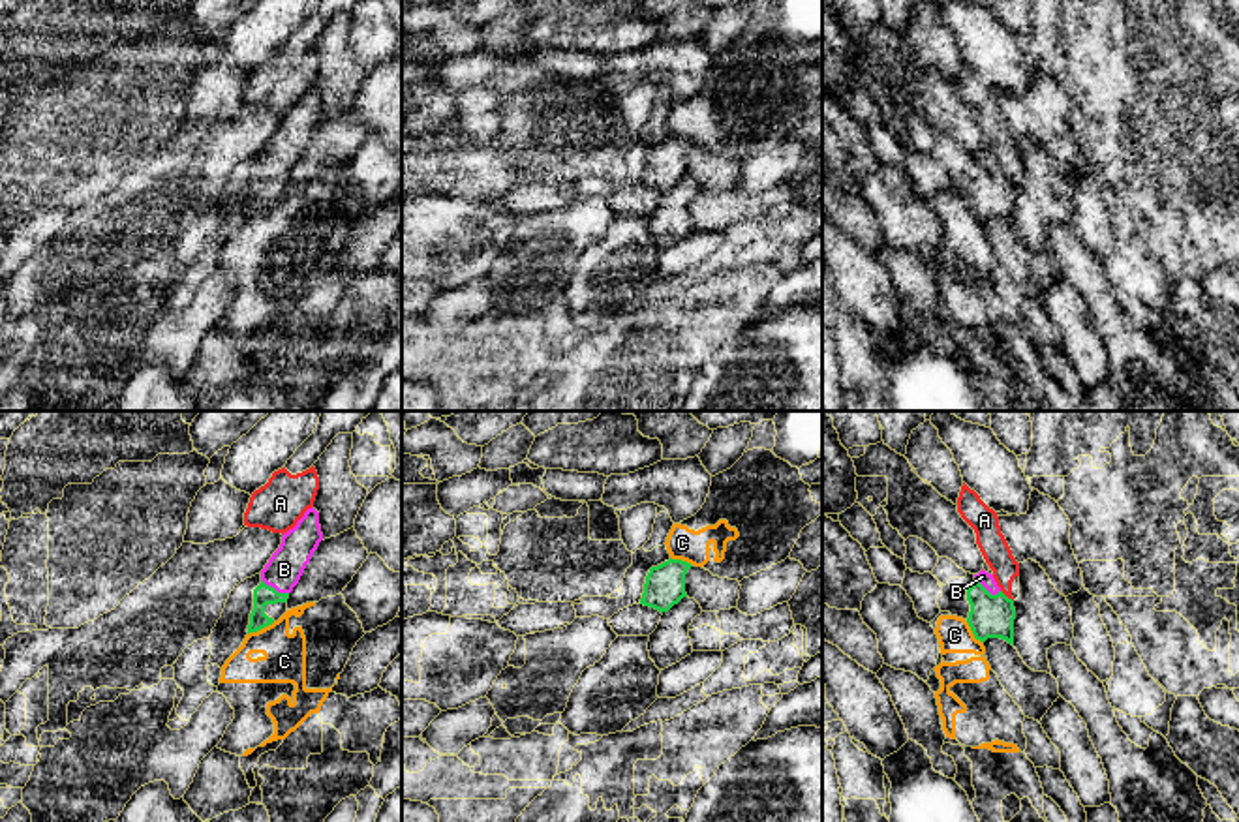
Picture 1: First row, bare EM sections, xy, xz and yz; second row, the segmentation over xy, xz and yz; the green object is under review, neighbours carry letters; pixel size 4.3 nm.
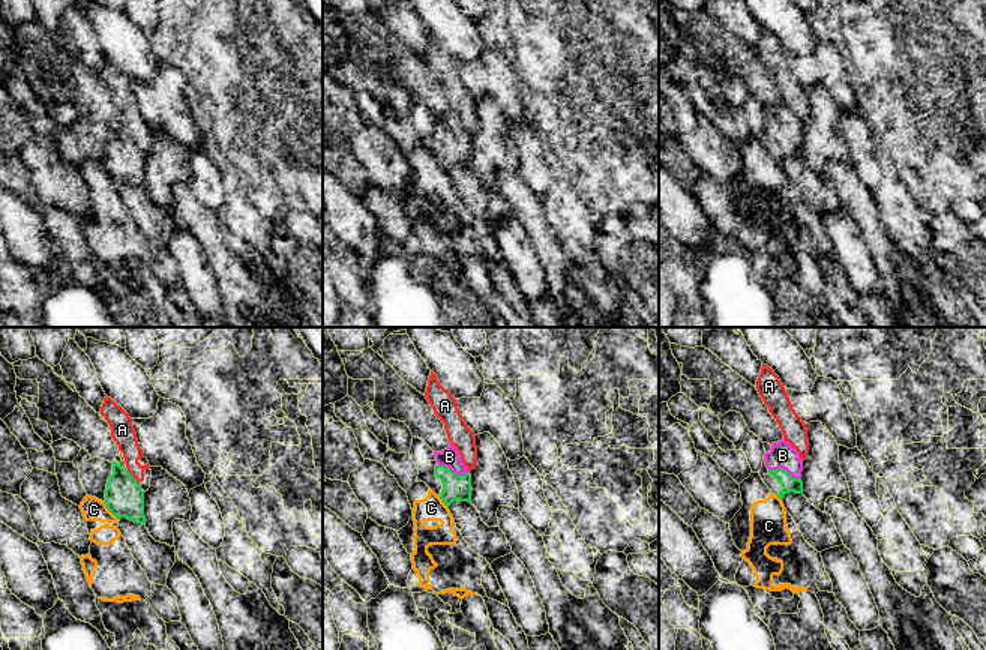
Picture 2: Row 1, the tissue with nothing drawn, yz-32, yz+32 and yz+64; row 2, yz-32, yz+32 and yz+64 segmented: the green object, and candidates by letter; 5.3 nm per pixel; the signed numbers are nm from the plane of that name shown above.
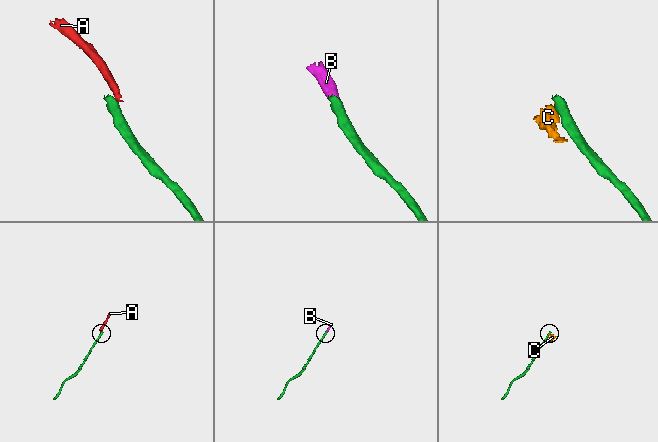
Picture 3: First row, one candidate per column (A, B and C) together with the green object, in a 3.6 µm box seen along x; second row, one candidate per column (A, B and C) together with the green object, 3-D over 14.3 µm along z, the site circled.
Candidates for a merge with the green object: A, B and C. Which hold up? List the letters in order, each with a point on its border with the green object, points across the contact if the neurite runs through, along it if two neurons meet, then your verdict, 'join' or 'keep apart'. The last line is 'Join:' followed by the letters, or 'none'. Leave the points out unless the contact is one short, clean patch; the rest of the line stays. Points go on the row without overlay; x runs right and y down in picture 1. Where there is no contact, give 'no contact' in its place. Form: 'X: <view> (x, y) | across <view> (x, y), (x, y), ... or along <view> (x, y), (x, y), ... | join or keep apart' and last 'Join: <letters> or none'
A: yz (1005, 175) | along yz (1001, 169), (1012, 181) | keep apart
B: xy (273, 167) | across xy (263, 173), (273, 167), (284, 149) | join
C: xy (261, 207) | along xy (275, 201), (248, 214) | keep apart
Join: B

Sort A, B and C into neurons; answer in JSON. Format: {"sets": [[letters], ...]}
{"sets": [["A"], ["B"], ["C"]]}

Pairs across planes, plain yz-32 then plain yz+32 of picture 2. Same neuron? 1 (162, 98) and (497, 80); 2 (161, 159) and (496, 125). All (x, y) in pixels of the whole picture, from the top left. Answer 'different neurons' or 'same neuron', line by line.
1: same neuron
2: same neuron

